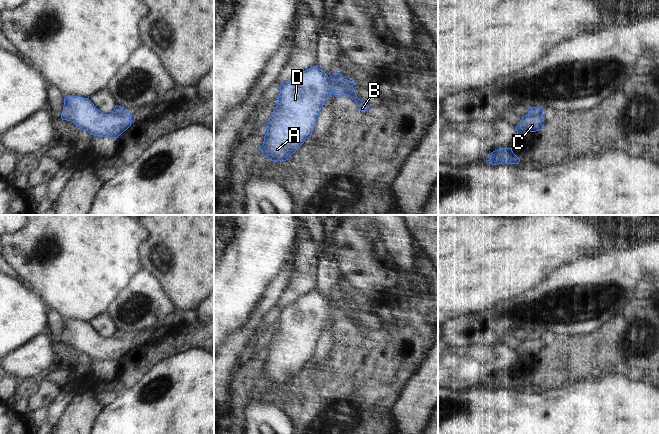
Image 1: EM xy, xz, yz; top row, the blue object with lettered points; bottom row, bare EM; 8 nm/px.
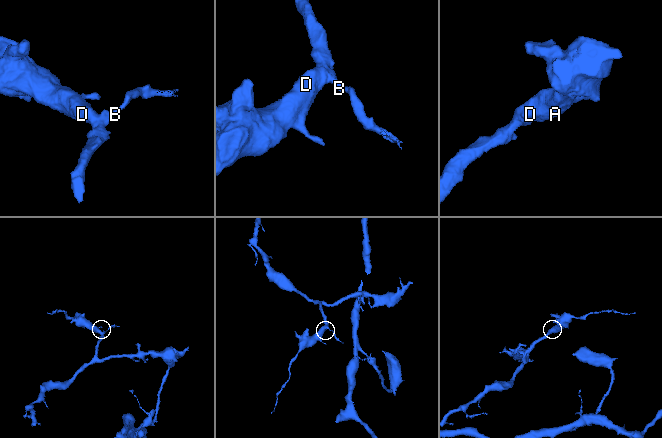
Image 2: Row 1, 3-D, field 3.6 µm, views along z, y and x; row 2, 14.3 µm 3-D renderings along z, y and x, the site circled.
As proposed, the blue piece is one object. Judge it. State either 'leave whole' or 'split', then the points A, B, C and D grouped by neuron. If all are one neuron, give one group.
split | A C D / B

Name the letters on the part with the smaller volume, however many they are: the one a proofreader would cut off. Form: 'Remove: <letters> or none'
Remove: B

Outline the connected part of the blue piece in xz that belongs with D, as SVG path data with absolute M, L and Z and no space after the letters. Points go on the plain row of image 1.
M311 291L285 306L280 311L278 329L274 331L266 349L266 358L262 378L270 385L286 385L296 376L306 363L311 361L312 354L320 339L320 334L331 317L337 313L336 296L328 301L317 291Z

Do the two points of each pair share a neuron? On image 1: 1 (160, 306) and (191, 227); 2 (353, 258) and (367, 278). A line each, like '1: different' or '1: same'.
1: different
2: same

